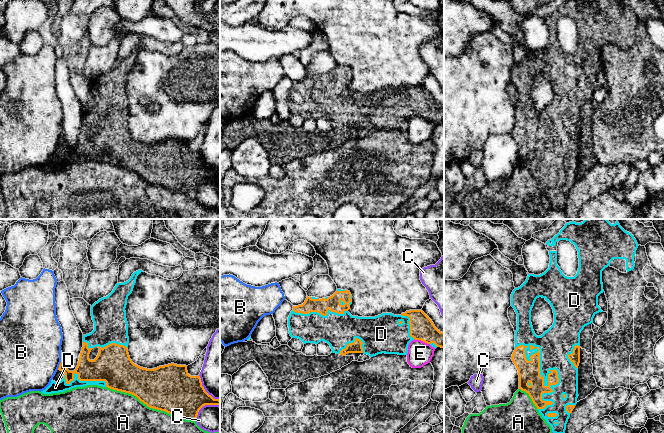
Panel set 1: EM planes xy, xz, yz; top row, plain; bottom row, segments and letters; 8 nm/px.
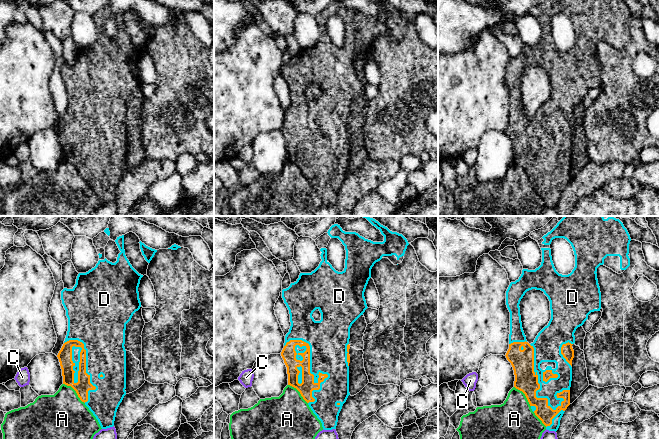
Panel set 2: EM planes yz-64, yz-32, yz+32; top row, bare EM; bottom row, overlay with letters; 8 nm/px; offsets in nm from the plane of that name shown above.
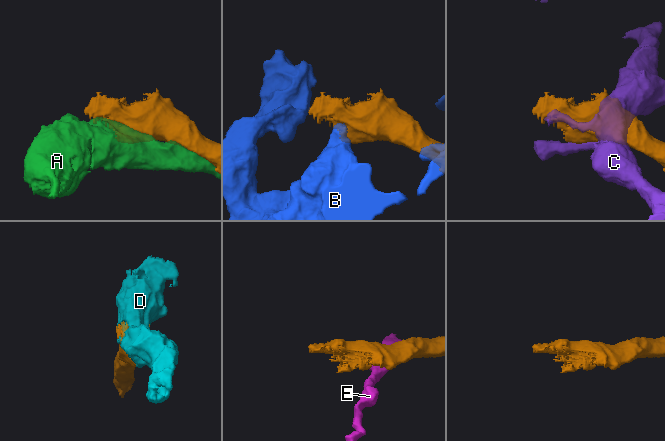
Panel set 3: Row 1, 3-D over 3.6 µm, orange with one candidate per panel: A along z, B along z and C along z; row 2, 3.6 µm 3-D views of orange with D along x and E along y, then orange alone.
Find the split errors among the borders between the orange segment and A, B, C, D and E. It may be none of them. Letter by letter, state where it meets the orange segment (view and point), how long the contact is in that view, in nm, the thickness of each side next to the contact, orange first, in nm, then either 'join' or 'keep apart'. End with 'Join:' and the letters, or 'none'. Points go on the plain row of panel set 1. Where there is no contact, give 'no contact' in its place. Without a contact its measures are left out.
A: meets orange in xy at (150, 183); contact 750 nm long; 380 nm thick on the orange side, 500 nm on the other; keep apart
B: meets orange in xy at (59, 142); contact 70 nm long; 180 nm thick on the orange side, 500 nm on the other; keep apart
C: meets orange in xy at (204, 166); contact 260 nm long; 360 nm thick on the orange side, 300 nm on the other; keep apart
D: meets orange in yz at (543, 159); contact 550 nm long; 180 nm thick on the orange side, 220 nm on the other; join
E: meets orange in xz at (422, 116); contact 140 nm long; 190 nm thick on the orange side, 190 nm on the other; keep apart
Join: D

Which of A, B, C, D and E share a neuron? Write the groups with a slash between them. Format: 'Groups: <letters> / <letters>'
Groups: A / B / C / D / E

